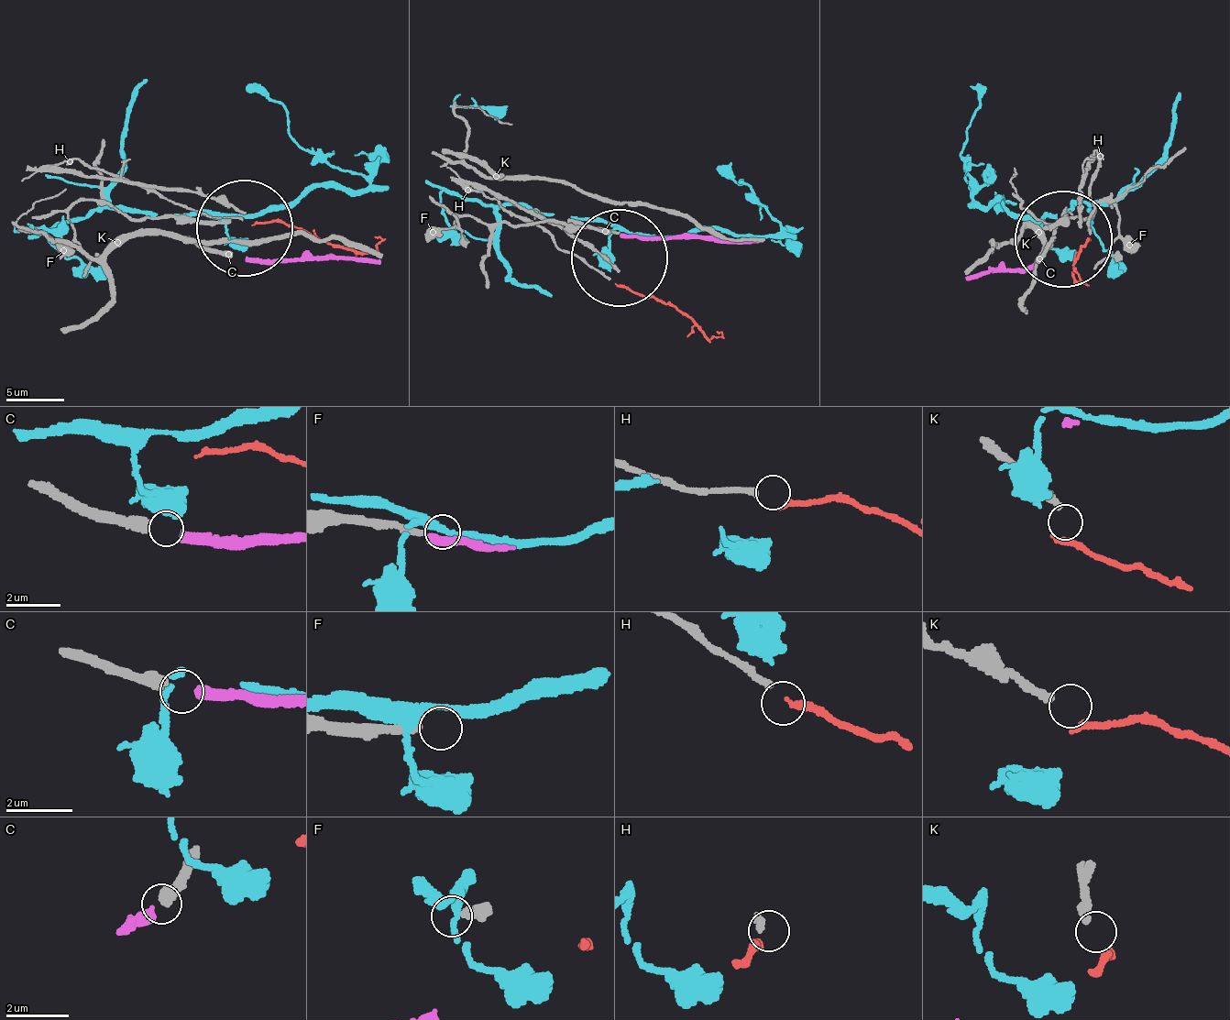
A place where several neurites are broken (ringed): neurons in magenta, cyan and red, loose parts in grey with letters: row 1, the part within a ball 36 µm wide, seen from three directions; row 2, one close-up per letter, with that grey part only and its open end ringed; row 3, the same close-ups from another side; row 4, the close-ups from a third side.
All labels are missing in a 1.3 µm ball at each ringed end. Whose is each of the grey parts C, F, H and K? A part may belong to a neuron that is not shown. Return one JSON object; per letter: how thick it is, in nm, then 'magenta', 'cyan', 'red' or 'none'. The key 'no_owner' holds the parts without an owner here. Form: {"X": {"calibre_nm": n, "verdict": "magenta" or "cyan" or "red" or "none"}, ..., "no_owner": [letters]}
{"C": {"calibre_nm": 420, "verdict": "magenta"}, "F": {"calibre_nm": 240, "verdict": "none"}, "H": {"calibre_nm": 200, "verdict": "red"}, "K": {"calibre_nm": 200, "verdict": "none"}, "no_owner": ["F", "K"]}

